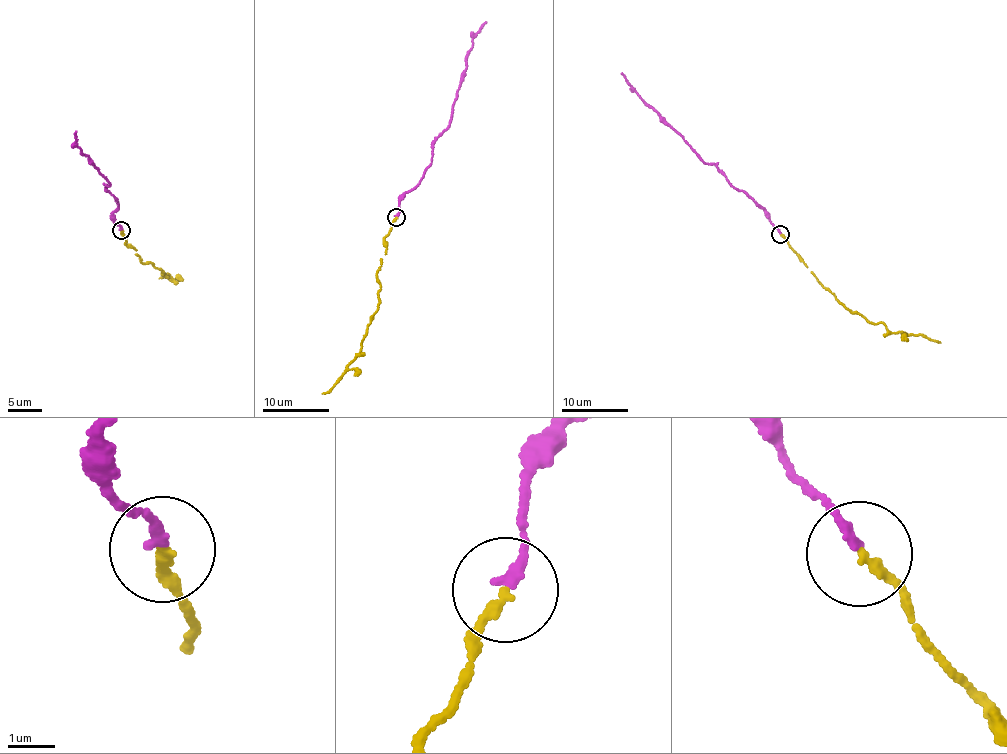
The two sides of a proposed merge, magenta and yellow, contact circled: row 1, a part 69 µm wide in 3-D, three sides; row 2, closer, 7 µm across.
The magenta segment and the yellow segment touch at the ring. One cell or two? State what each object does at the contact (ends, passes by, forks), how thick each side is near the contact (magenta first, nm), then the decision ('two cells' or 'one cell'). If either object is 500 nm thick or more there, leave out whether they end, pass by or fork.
magenta ends there; yellow ends there; 190 nm thick on the magenta side, 190 nm on the other; one cell

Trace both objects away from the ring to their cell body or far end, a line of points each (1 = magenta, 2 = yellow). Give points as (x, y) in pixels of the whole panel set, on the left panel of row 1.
1: (122, 229), (114, 221), (112, 211), (118, 205), (105, 187), (109, 184), (75, 143), (77, 130)
2: (122, 230), (126, 243), (136, 251), (142, 262), (151, 263), (171, 279), (167, 278), (168, 273), (158, 279)

